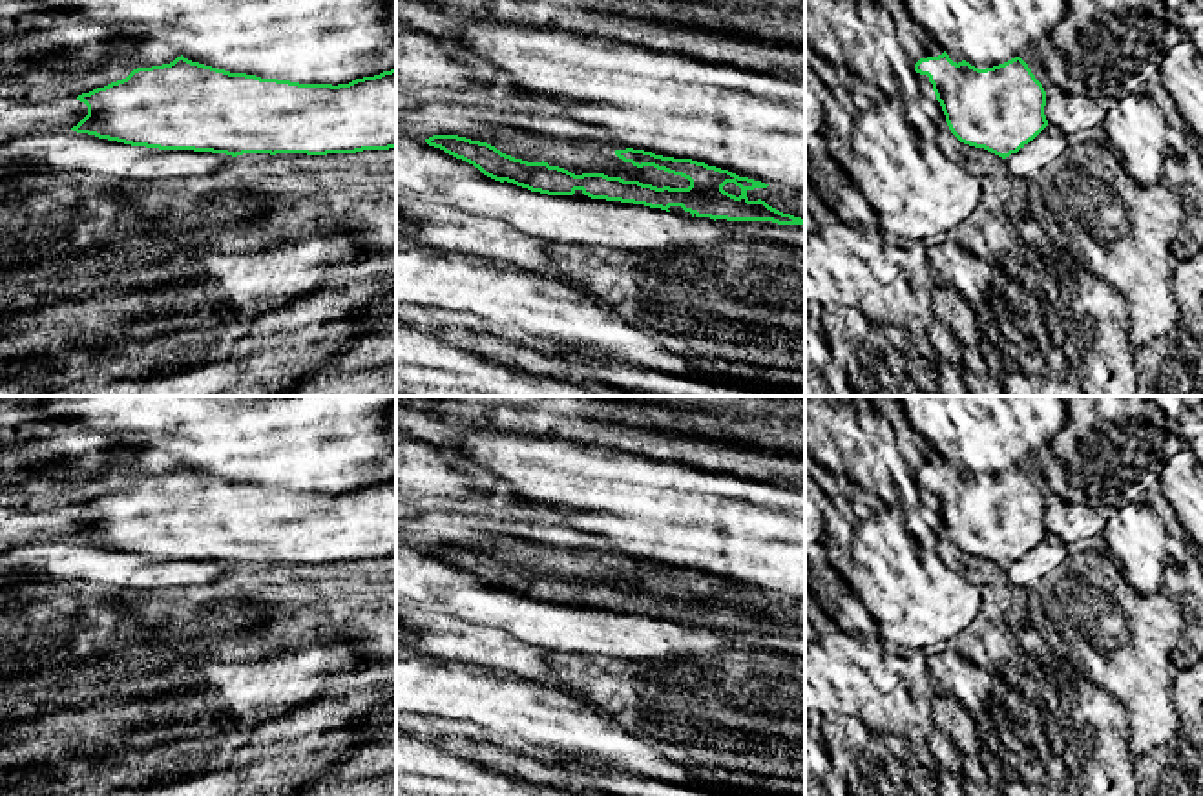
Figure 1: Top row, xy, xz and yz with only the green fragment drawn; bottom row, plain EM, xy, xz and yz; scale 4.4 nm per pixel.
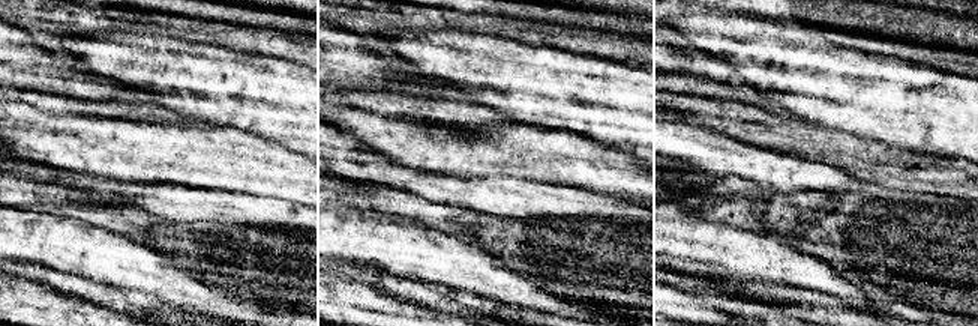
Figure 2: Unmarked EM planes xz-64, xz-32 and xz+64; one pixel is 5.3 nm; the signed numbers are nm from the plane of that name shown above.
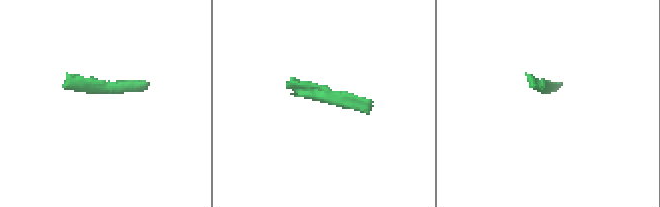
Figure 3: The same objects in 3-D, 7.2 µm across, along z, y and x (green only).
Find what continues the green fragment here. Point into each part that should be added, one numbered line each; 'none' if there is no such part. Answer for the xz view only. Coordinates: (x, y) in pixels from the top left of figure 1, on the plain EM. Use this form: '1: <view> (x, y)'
none

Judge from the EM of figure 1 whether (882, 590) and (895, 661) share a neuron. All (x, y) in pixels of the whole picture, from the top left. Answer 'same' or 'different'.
different

